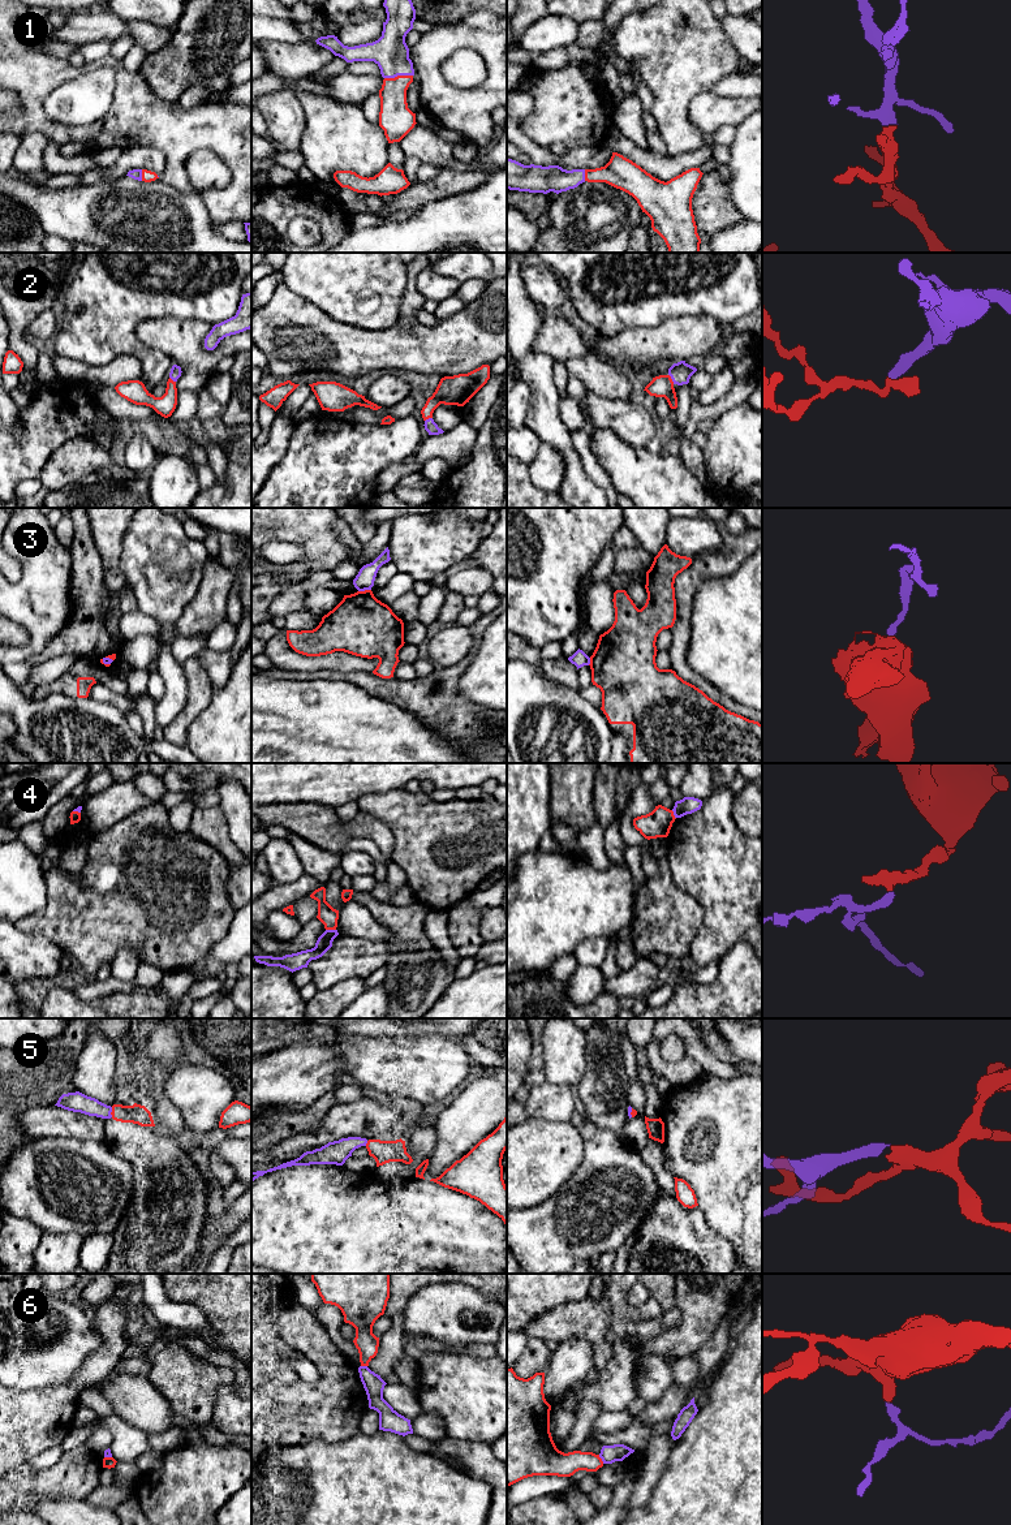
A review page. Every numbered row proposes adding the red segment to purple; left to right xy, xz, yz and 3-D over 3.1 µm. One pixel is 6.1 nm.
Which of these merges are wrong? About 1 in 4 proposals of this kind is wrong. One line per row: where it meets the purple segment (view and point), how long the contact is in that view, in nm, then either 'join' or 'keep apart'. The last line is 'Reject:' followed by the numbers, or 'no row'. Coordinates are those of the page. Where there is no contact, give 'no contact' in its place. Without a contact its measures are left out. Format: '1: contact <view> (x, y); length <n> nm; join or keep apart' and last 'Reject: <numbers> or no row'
1: contact xz (398, 74); length 180 nm; join
2: contact yz (671, 378); length 70 nm; join
3: contact xz (364, 590); length 80 nm; keep apart
4: contact xz (331, 930); length 60 nm; keep apart
5: contact xy (111, 1111); length 60 nm; join
6: contact yz (601, 1457); length 70 nm; keep apart
Reject: 3, 4, 6

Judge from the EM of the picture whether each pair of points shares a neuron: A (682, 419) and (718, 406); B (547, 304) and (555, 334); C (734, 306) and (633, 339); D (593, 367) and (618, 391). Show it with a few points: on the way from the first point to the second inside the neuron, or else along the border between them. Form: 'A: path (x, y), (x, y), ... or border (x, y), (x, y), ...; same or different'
A: border (693, 401), (683, 431), (687, 439); different
B: border (545, 313), (553, 314); different
C: border (676, 315), (711, 315), (726, 327); different
D: path (599, 374), (611, 384); same

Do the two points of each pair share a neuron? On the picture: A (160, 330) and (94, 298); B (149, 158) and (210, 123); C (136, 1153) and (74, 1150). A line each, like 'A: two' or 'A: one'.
A: two
B: two
C: two

